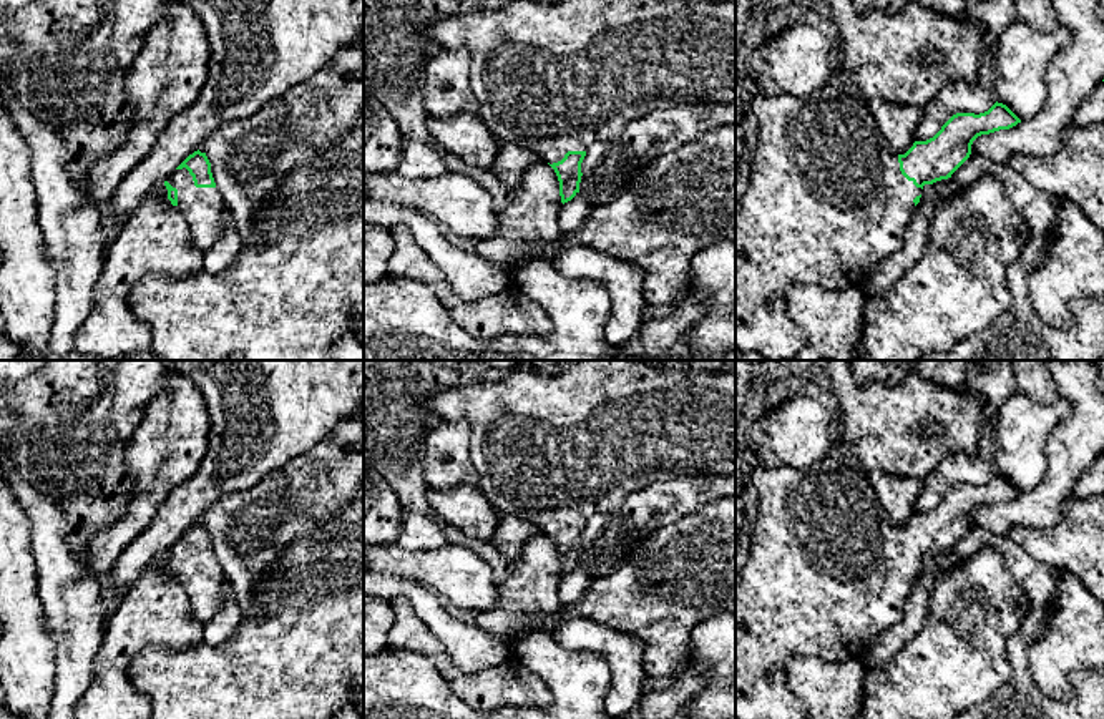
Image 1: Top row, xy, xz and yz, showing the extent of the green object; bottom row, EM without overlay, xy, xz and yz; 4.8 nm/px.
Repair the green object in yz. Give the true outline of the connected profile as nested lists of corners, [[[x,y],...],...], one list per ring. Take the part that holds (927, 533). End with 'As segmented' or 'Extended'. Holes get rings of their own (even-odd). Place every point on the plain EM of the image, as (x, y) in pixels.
[[[830,455],[802,470],[782,463],[752,468],[750,482],[759,492],[759,508],[749,555],[735,573],[735,719],[804,719],[805,707],[789,686],[787,661],[795,656],[862,659],[877,636],[901,621],[923,558],[951,550],[970,530],[978,508],[1021,495],[996,473],[979,487],[953,487],[933,510],[915,513],[905,526],[895,526],[877,501],[868,473]]]. Extended

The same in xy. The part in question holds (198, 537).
[[[199,521],[189,526],[166,551],[168,571],[184,589],[196,621],[209,621],[232,593],[216,560],[211,535]]]. Extended

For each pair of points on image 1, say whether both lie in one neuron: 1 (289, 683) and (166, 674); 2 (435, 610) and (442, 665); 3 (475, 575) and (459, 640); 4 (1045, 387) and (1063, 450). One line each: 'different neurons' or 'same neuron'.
1: same neuron
2: different neurons
3: different neurons
4: different neurons

